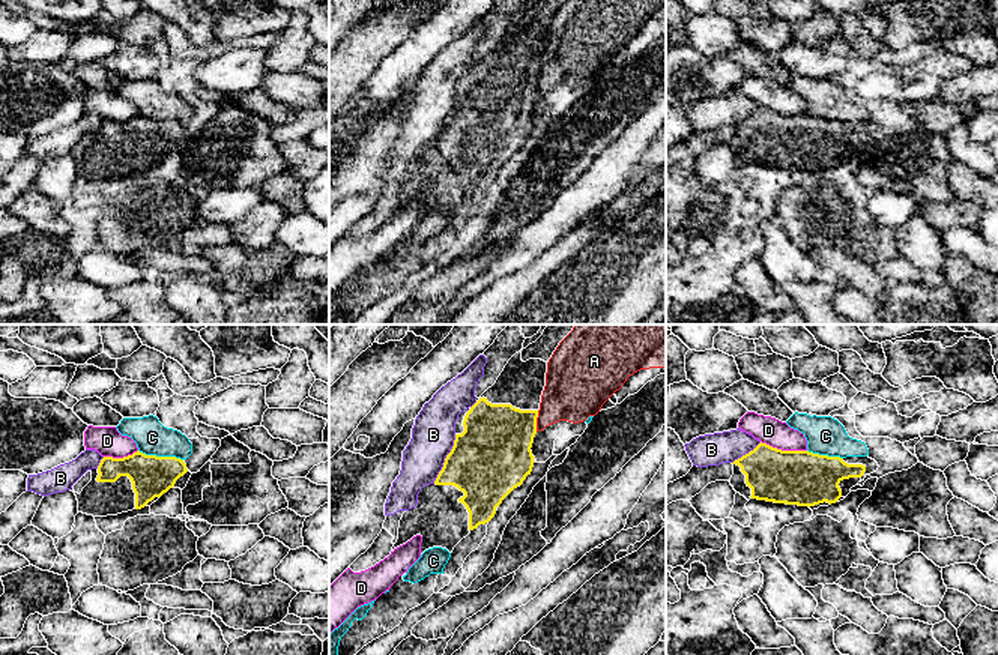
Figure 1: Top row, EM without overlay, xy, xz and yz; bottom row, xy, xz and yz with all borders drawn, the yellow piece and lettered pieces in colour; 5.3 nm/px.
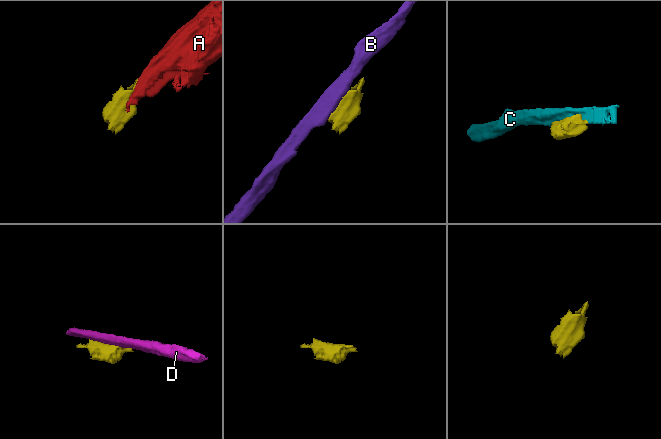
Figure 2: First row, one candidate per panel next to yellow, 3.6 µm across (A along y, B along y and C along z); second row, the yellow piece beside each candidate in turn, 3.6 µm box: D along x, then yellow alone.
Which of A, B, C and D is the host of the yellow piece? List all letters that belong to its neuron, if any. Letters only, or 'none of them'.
none of them

